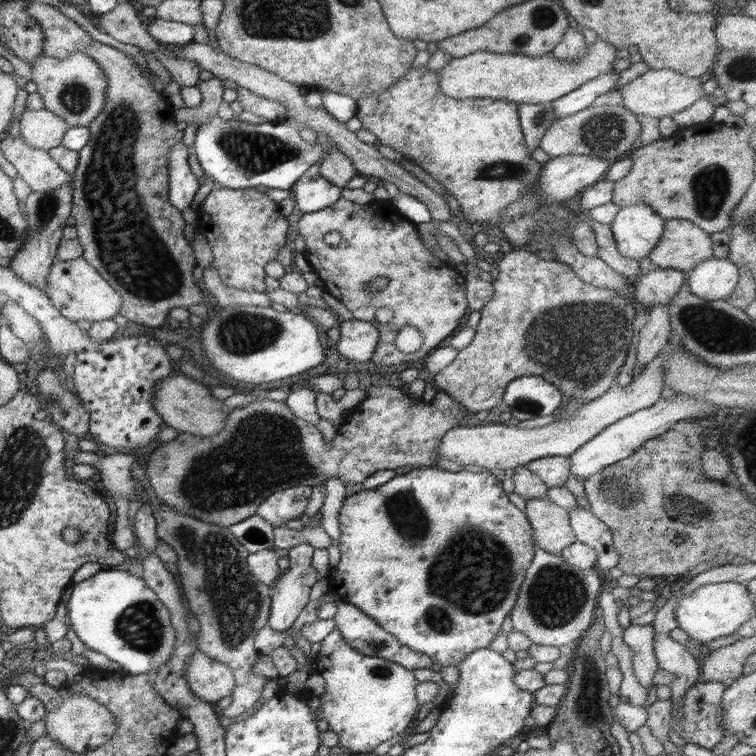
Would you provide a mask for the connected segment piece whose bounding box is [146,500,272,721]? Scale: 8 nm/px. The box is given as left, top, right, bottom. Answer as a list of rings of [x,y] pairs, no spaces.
[[[146,500],[146,504],[149,504],[153,510],[158,540],[169,545],[177,556],[176,564],[179,572],[180,590],[186,597],[187,609],[194,614],[197,622],[199,622],[200,630],[197,633],[199,652],[203,652],[207,658],[227,666],[231,669],[231,674],[235,679],[235,686],[231,688],[231,703],[225,709],[218,711],[222,721],[228,720],[253,706],[253,703],[261,695],[263,685],[268,680],[265,676],[252,672],[252,666],[258,655],[257,650],[253,648],[255,635],[259,629],[267,624],[269,618],[271,587],[255,581],[255,577],[249,572],[246,563],[246,556],[249,552],[236,542],[236,538],[228,532],[227,528],[206,524],[189,516],[176,514],[162,503],[157,504],[160,505],[158,507]]]

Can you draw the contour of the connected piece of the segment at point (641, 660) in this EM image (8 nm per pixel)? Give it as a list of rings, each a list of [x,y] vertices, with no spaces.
[[[651,624],[629,625],[622,632],[622,641],[633,650],[633,674],[635,674],[635,679],[637,679],[643,688],[648,688],[651,684],[653,685],[653,673],[659,669],[653,653],[653,635],[654,630]]]

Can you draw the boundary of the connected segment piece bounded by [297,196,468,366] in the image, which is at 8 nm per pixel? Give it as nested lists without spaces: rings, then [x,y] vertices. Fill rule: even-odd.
[[[339,196],[331,206],[323,210],[303,213],[297,221],[297,230],[304,238],[305,258],[312,272],[321,280],[323,291],[339,300],[355,320],[376,325],[378,340],[368,364],[389,366],[407,361],[414,364],[418,358],[422,358],[431,348],[435,348],[441,340],[449,336],[463,318],[468,307],[464,277],[459,274],[459,270],[451,268],[447,262],[439,260],[423,247],[421,239],[417,236],[416,226],[399,216],[391,203],[371,200],[368,204],[356,204]],[[329,232],[337,232],[341,236],[338,246],[327,246],[323,242],[323,236]],[[376,276],[387,277],[387,284],[377,291],[365,291],[367,282]],[[379,308],[389,308],[393,312],[393,318],[387,323],[378,323],[375,312]],[[402,326],[413,326],[421,332],[421,346],[417,352],[403,354],[395,348],[395,335]]]

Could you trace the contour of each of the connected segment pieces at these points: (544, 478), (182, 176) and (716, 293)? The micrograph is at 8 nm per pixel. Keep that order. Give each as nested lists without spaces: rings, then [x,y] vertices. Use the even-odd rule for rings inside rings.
[[[546,457],[526,465],[526,468],[549,489],[564,487],[565,481],[570,476],[567,457]]]
[[[181,141],[173,144],[167,151],[167,170],[169,170],[168,200],[178,211],[191,206],[193,196],[200,186],[195,175],[189,171],[187,148]]]
[[[727,258],[699,261],[687,276],[689,292],[706,301],[726,300],[738,281],[738,267]]]

